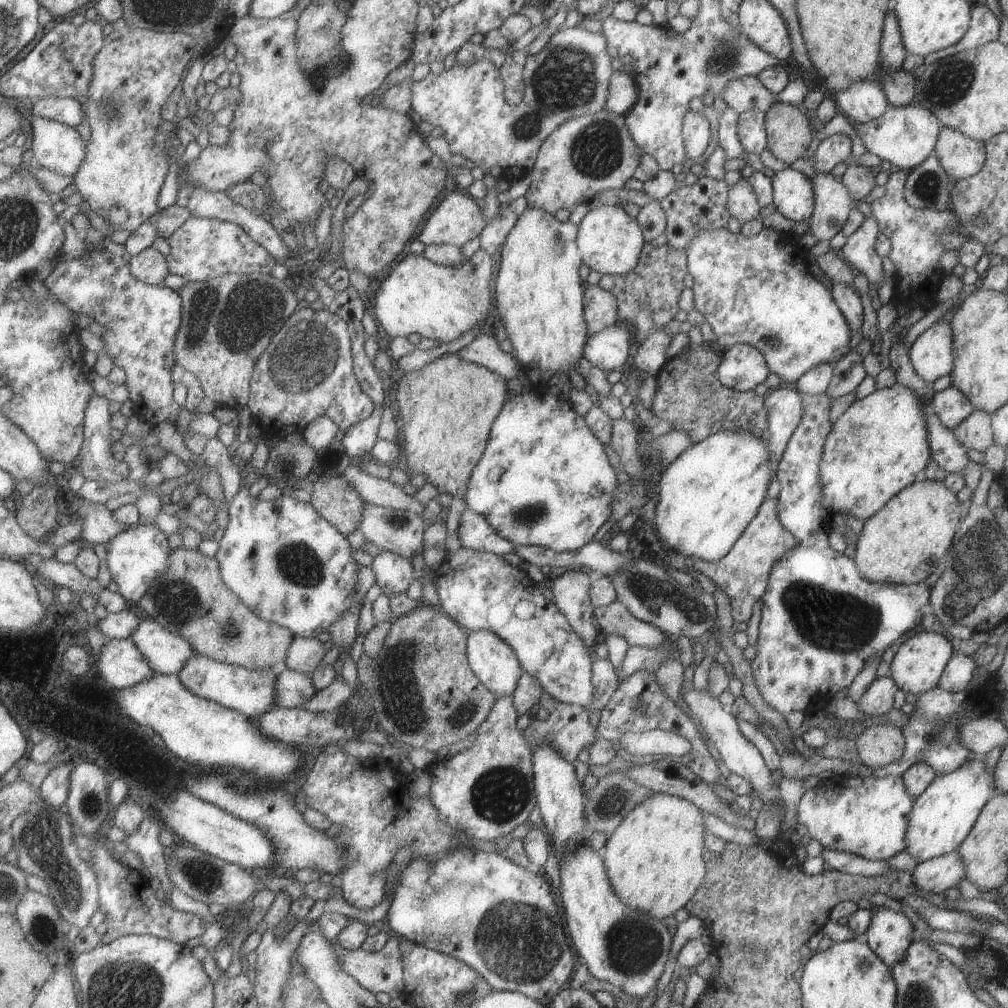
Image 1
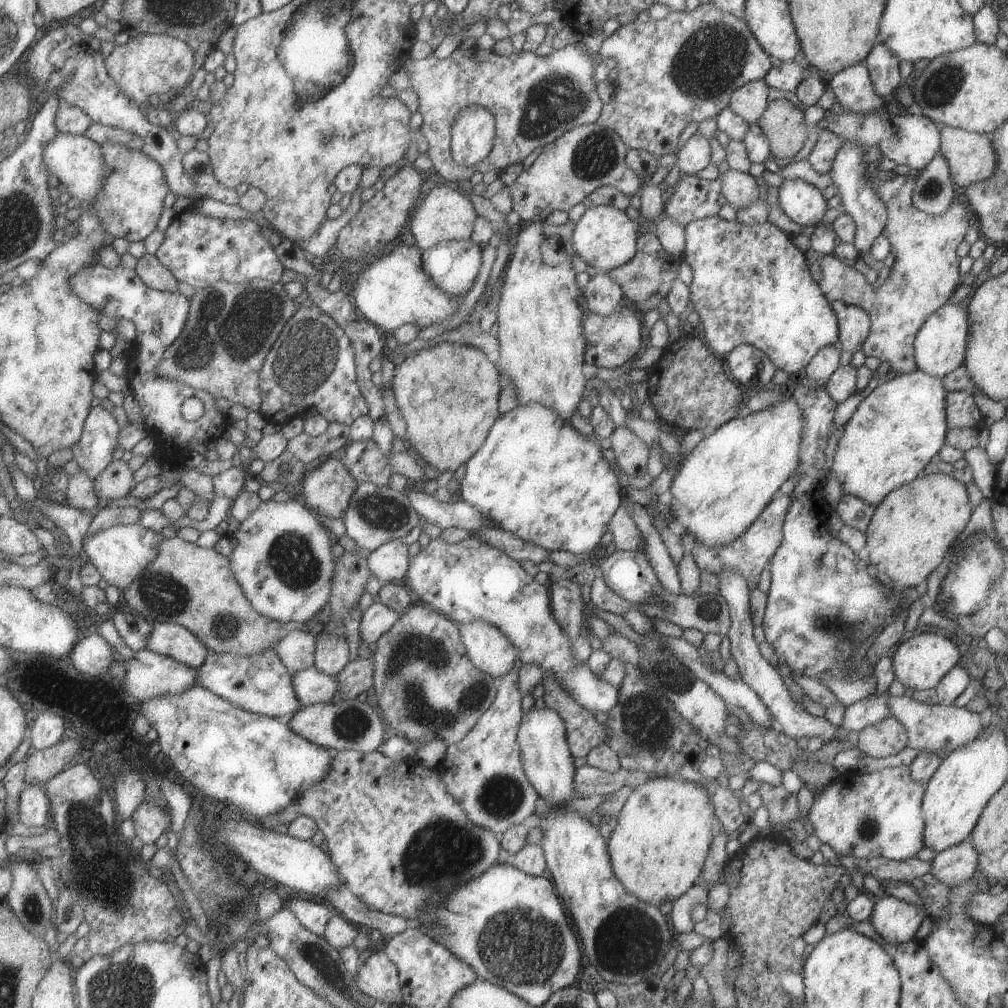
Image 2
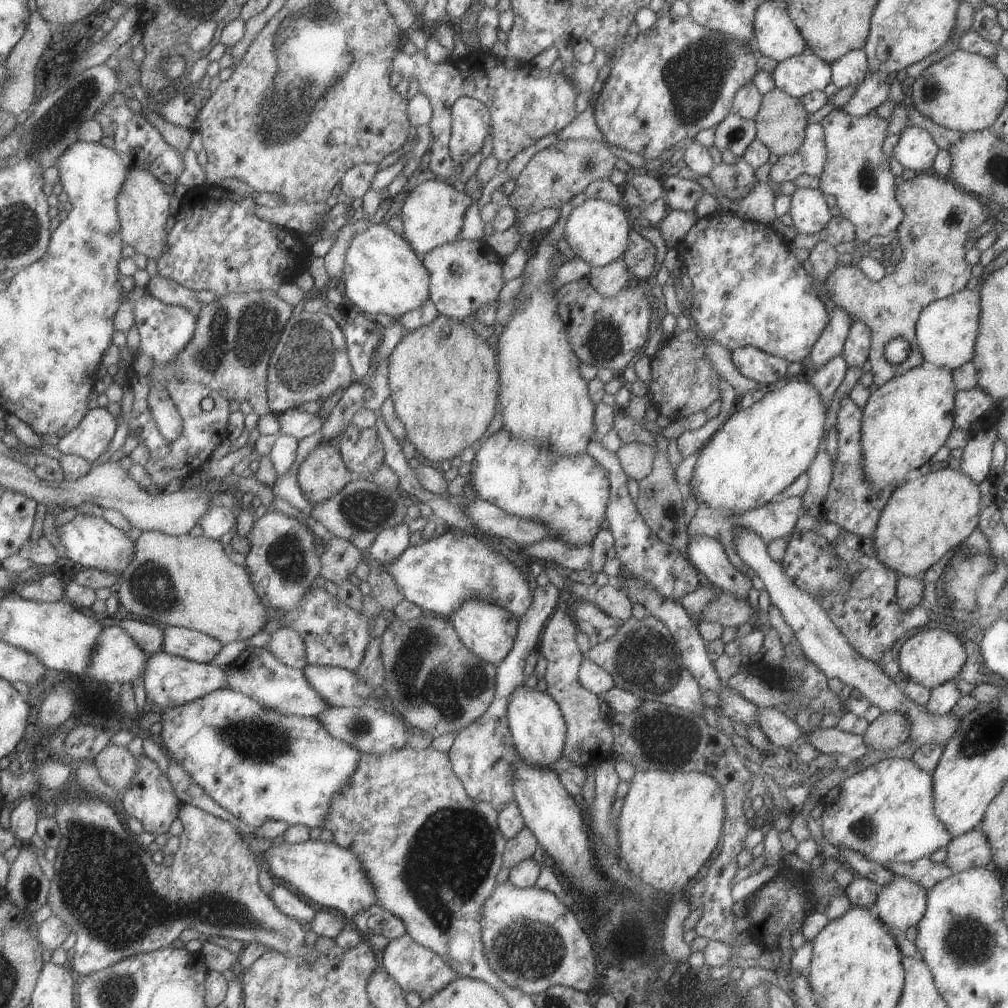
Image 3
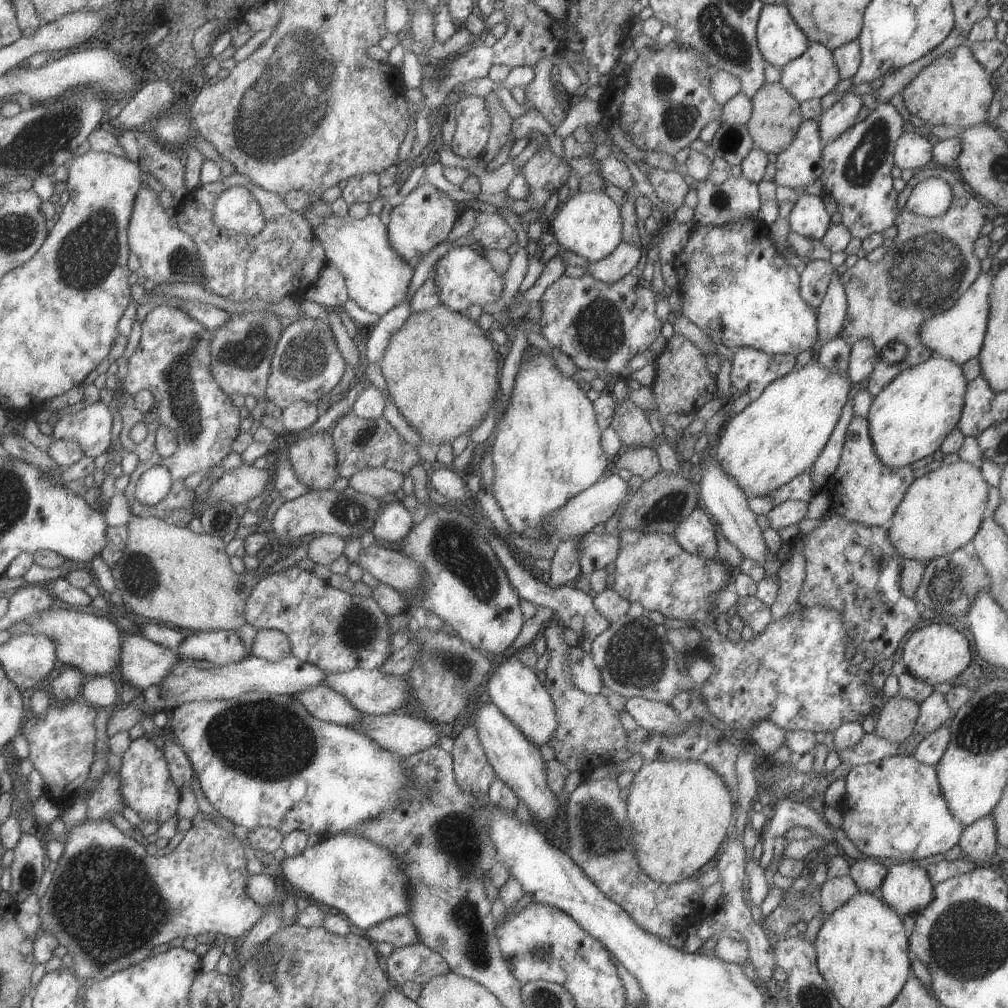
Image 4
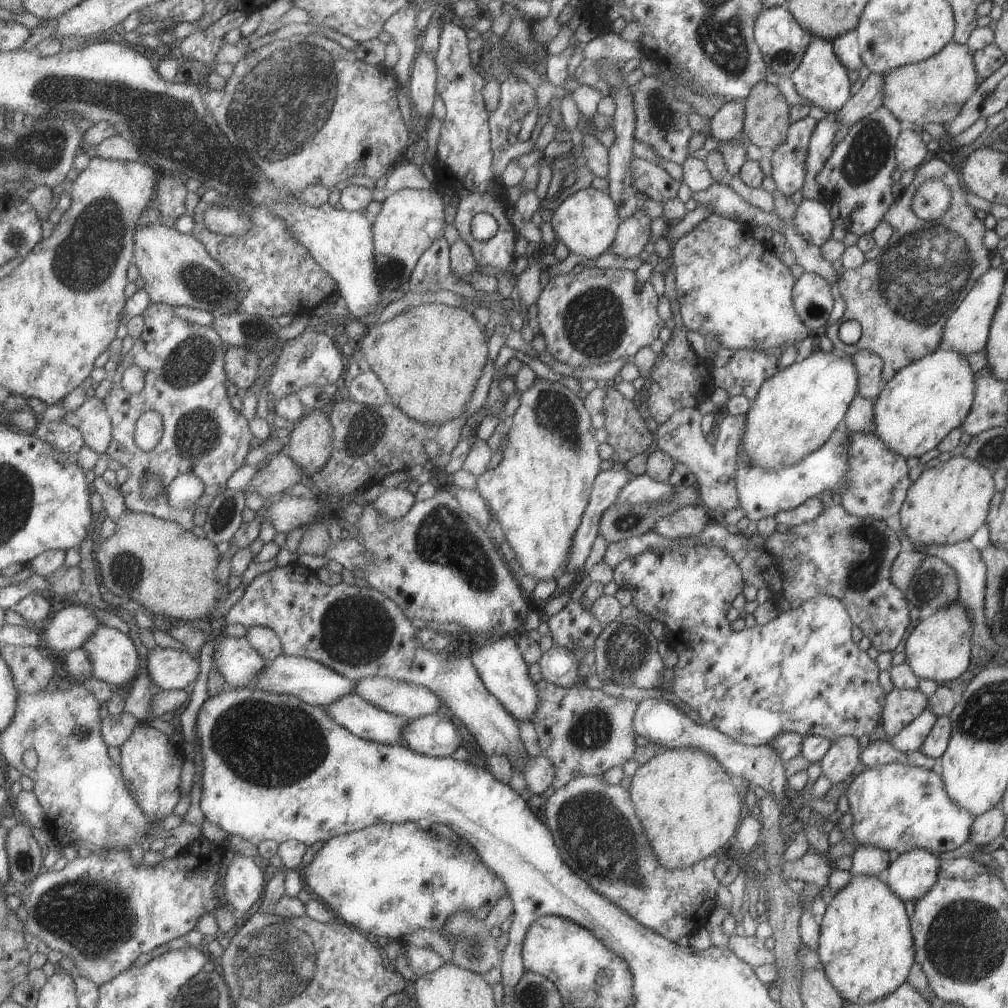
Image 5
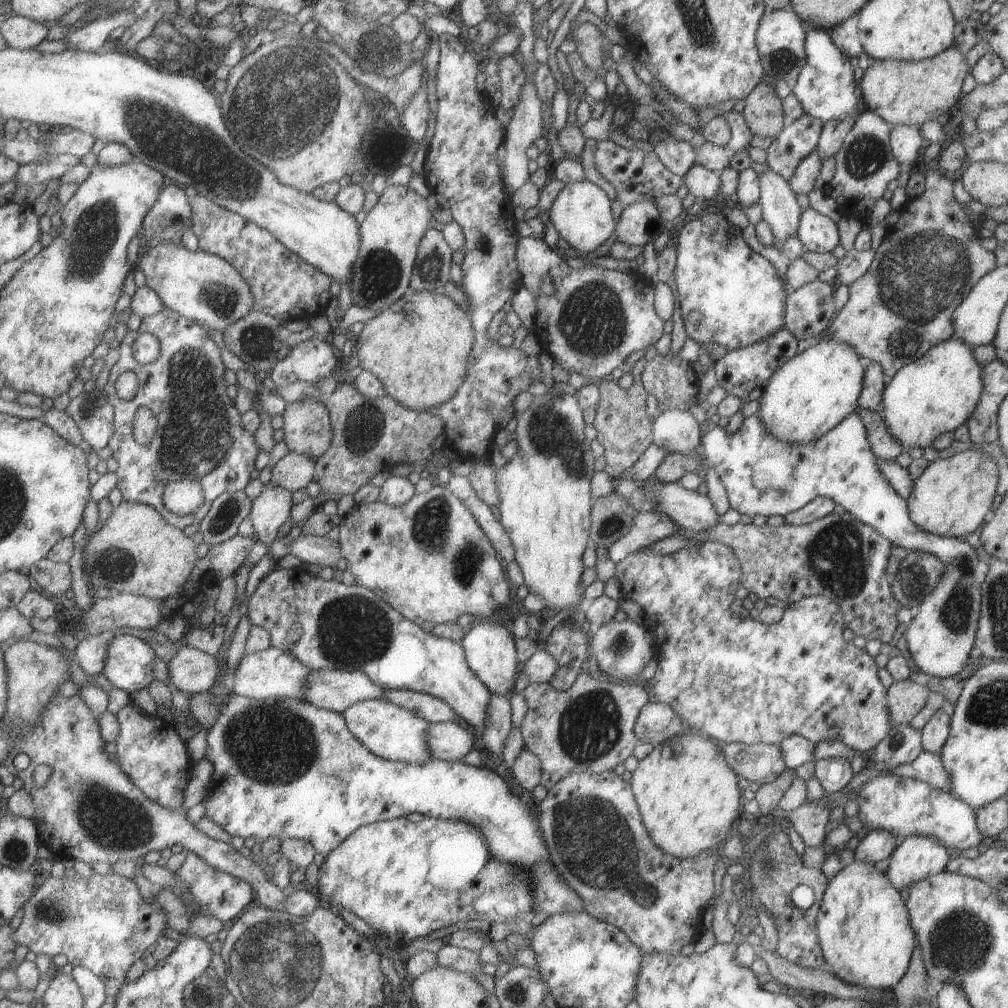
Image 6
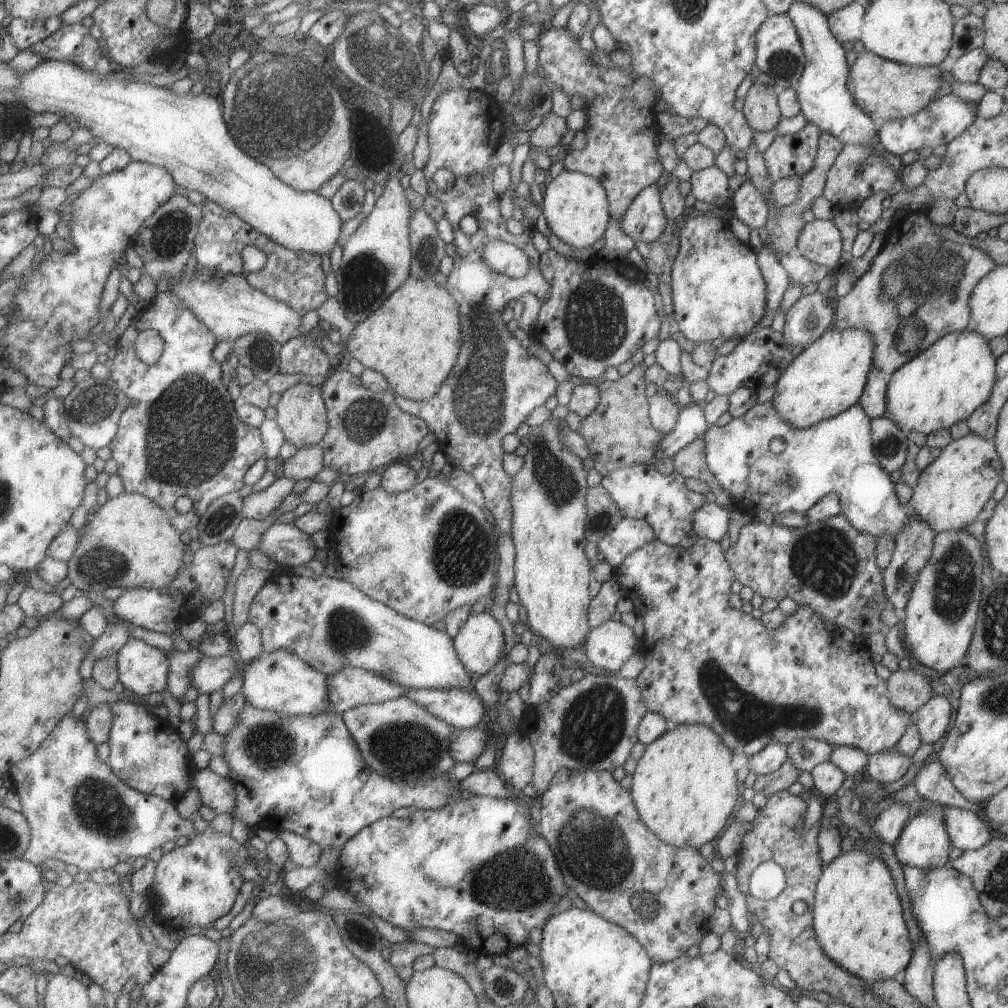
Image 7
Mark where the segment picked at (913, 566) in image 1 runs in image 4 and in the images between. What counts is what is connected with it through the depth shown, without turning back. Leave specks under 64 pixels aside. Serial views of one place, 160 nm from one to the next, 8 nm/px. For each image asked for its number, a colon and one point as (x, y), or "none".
2: (910, 530)
3: (922, 519)
4: (941, 511)

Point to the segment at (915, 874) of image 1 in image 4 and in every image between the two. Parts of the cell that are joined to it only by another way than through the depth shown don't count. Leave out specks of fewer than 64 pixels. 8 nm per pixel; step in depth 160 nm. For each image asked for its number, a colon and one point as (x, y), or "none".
2: (955, 865)
3: (969, 850)
4: (977, 841)

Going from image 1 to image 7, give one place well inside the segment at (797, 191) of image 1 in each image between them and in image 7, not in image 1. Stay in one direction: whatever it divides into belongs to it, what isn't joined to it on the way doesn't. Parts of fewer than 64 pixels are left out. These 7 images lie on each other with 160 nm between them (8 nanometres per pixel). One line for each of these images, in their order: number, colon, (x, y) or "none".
2: (801, 202)
3: (808, 211)
4: (808, 217)
5: (811, 218)
6: (818, 234)
7: (819, 241)

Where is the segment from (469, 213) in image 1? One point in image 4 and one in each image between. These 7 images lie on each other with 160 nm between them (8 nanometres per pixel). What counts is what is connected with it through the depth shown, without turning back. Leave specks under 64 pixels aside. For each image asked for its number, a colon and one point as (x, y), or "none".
2: (443, 215)
3: (432, 214)
4: (424, 218)

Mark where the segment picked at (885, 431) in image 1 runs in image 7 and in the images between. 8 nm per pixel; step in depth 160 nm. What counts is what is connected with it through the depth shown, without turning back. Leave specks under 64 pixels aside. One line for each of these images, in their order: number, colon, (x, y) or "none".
2: (899, 426)
3: (906, 420)
4: (908, 419)
5: (924, 400)
6: (935, 393)
7: (942, 385)

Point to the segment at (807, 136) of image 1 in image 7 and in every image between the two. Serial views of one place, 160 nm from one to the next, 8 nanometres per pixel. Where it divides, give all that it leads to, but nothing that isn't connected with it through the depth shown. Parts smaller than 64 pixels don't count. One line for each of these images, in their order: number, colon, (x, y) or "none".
2: (782, 123)
3: (780, 122)
4: (775, 117)
5: (766, 113)
6: (762, 113)
7: (760, 109)

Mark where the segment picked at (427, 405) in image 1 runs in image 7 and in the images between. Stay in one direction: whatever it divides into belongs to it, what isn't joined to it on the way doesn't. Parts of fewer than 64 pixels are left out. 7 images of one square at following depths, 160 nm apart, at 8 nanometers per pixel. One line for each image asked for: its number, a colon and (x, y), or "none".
2: (448, 393)
3: (443, 378)
4: (441, 372)
5: (429, 356)
6: (418, 347)
7: (413, 340)

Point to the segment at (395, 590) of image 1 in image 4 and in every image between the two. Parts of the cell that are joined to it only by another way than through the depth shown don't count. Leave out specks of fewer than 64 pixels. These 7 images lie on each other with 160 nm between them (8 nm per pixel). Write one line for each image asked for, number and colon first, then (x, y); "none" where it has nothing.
2: (389, 563)
3: (389, 545)
4: (394, 522)

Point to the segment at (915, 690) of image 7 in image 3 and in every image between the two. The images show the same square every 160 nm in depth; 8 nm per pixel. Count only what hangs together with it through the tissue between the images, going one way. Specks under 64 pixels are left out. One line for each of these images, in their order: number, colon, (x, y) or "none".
3: (889, 729)
4: (895, 722)
5: (901, 706)
6: (905, 698)

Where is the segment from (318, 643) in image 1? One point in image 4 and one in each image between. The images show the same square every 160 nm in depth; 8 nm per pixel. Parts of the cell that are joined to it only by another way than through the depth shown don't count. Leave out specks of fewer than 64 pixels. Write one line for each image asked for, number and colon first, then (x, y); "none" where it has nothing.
2: (297, 648)
3: (288, 644)
4: (272, 644)

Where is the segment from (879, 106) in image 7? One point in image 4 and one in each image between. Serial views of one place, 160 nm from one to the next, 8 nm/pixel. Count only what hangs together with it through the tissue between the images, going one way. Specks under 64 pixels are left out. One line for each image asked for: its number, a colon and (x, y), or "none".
4: (954, 90)
5: (933, 90)
6: (901, 92)

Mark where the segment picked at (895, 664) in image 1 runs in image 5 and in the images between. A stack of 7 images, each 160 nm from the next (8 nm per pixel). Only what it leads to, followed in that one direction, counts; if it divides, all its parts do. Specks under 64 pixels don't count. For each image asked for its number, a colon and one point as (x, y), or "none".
2: (920, 661)
3: (931, 657)
4: (935, 653)
5: (938, 648)

